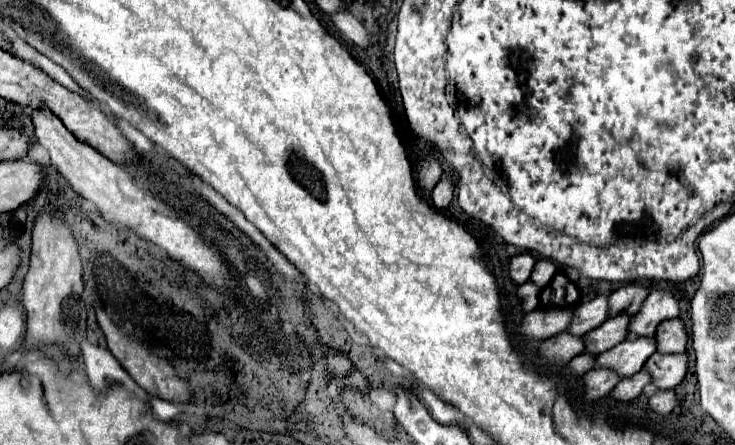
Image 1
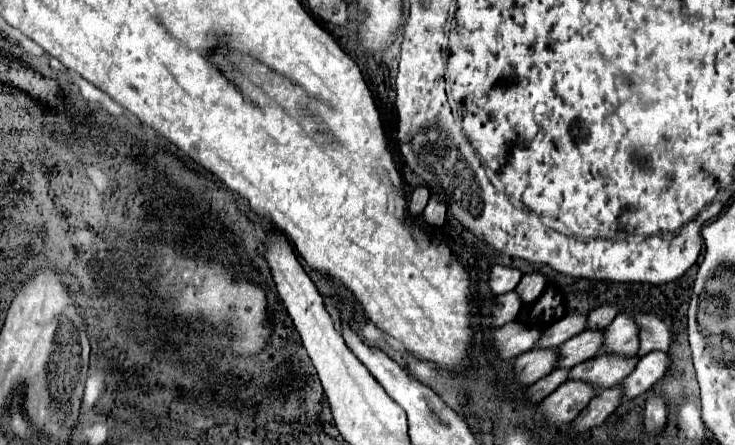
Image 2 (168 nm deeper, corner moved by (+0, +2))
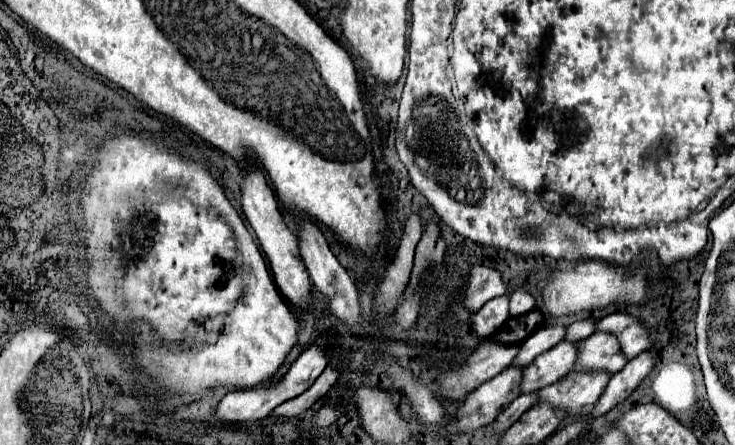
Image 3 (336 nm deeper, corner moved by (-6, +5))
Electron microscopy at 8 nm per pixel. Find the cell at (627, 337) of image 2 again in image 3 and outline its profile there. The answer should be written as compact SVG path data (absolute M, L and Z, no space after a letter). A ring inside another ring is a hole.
M597 331L587 341L583 341L583 347L579 347L579 363L575 363L575 371L621 371L627 363L627 357L621 353L619 341L613 333Z

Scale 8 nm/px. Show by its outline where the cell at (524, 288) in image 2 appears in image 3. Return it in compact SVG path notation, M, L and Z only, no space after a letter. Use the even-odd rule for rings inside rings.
M517 289L517 291L511 295L511 305L509 305L511 315L529 313L533 307L535 307L535 299L533 299L533 295L531 295L529 291Z

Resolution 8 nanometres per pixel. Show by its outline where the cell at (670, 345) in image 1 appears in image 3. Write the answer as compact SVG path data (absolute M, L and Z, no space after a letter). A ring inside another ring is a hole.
M617 311L617 313L603 317L597 325L597 331L615 333L615 337L619 339L619 343L623 347L623 353L627 353L627 359L637 357L639 353L653 347L653 343L655 343L649 329L637 317L633 317L629 313Z

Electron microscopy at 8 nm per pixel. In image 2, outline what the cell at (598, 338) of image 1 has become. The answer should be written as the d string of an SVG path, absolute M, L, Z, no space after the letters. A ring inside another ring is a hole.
M583 330L581 334L569 338L557 348L557 366L573 368L579 362L585 362L601 352L603 330Z

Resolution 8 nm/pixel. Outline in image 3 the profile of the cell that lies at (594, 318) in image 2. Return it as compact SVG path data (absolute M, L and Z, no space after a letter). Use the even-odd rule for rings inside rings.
M583 319L583 321L575 321L567 327L567 341L581 341L581 339L587 339L589 335L595 333L595 325L597 321L595 319Z

